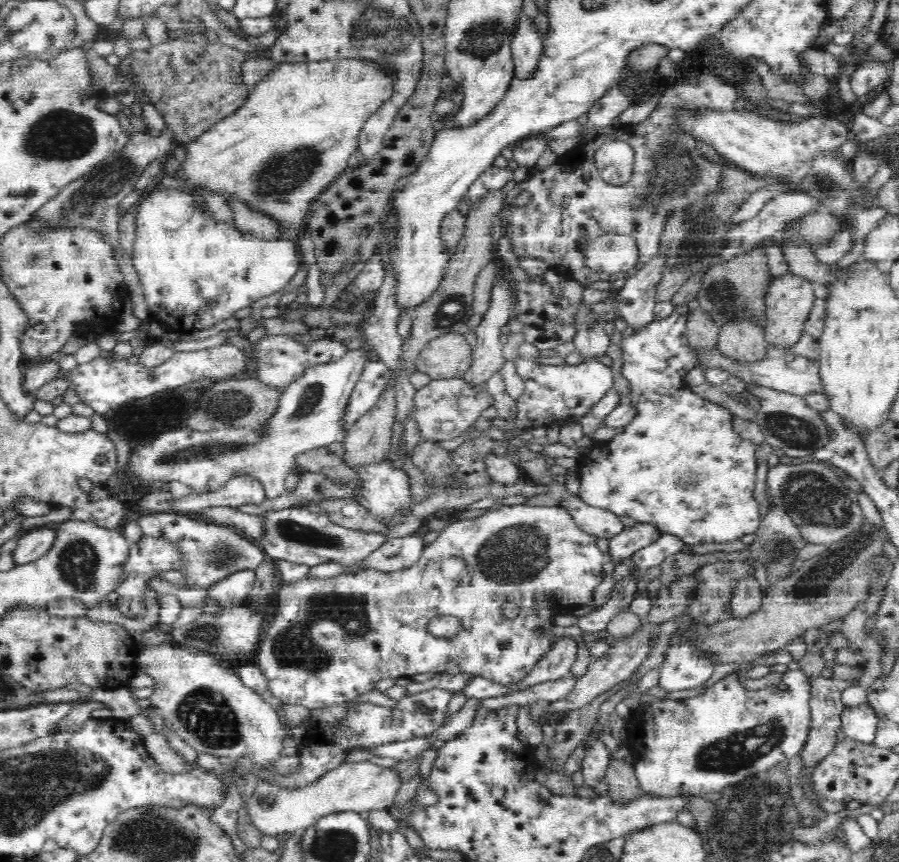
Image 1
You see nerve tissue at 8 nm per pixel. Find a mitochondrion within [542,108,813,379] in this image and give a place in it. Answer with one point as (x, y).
(671, 171)

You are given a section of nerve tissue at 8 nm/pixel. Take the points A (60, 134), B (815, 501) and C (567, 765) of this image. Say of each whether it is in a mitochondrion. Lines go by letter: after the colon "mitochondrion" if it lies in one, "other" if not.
A: mitochondrion
B: mitochondrion
C: other

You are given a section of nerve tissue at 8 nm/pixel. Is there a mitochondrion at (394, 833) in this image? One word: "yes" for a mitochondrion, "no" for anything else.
no

